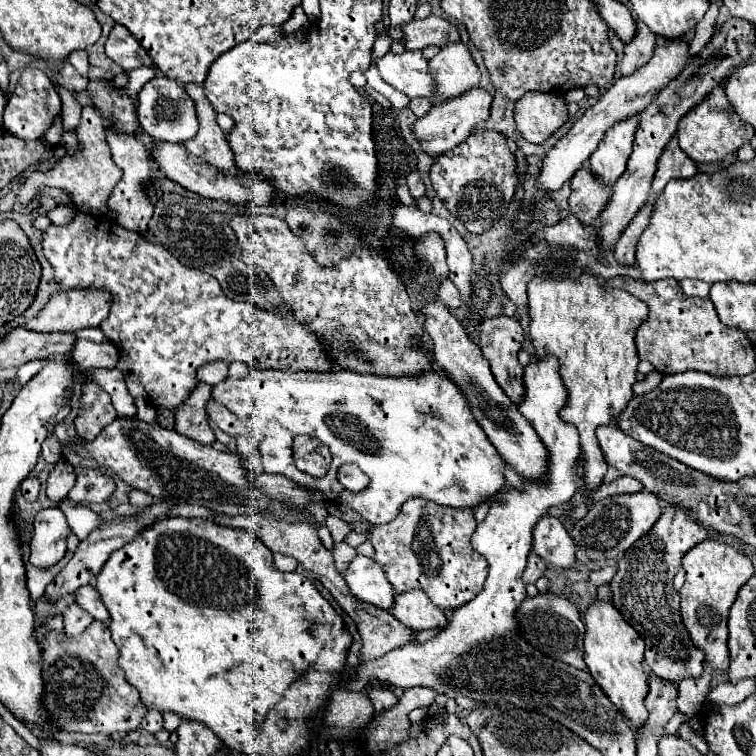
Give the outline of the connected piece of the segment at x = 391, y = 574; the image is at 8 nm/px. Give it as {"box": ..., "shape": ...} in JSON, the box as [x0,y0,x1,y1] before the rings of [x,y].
{"box":[368,497,490,609],"shape":[[[414,497],[402,505],[394,521],[372,527],[368,541],[376,549],[374,561],[384,569],[396,593],[424,589],[438,607],[458,609],[482,591],[490,571],[484,555],[470,543],[476,525],[472,507],[454,509]]]}

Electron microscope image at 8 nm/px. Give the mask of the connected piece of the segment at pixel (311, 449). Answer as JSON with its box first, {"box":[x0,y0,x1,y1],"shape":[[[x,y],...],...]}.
{"box":[294,435,330,477],"shape":[[[300,435],[294,439],[294,463],[312,477],[324,477],[330,467],[330,451],[318,439]]]}

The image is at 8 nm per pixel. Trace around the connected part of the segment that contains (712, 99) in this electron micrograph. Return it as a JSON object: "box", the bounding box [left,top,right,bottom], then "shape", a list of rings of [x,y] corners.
{"box":[676,87,754,163],"shape":[[[718,87],[712,95],[708,95],[706,101],[702,101],[698,107],[694,107],[690,113],[686,113],[680,119],[676,137],[680,141],[680,149],[692,161],[696,161],[696,163],[718,163],[724,157],[734,155],[744,143],[748,143],[754,137],[754,129],[746,127],[746,123],[742,123],[738,119],[738,115],[734,115],[734,111],[730,111],[730,103],[726,103],[724,89]]]}

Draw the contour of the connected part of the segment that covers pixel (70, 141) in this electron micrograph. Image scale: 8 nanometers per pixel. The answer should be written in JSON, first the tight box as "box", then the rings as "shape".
{"box":[58,129,80,155],"shape":[[[74,129],[72,131],[62,131],[62,139],[60,139],[58,145],[66,149],[66,155],[76,153],[76,149],[80,149],[78,147],[78,135],[76,135],[76,131]]]}

